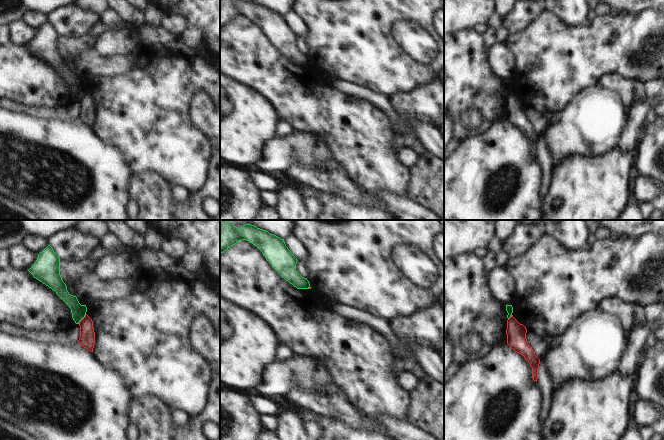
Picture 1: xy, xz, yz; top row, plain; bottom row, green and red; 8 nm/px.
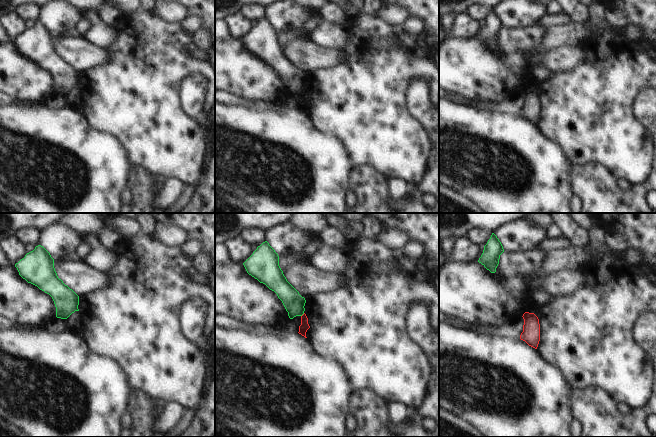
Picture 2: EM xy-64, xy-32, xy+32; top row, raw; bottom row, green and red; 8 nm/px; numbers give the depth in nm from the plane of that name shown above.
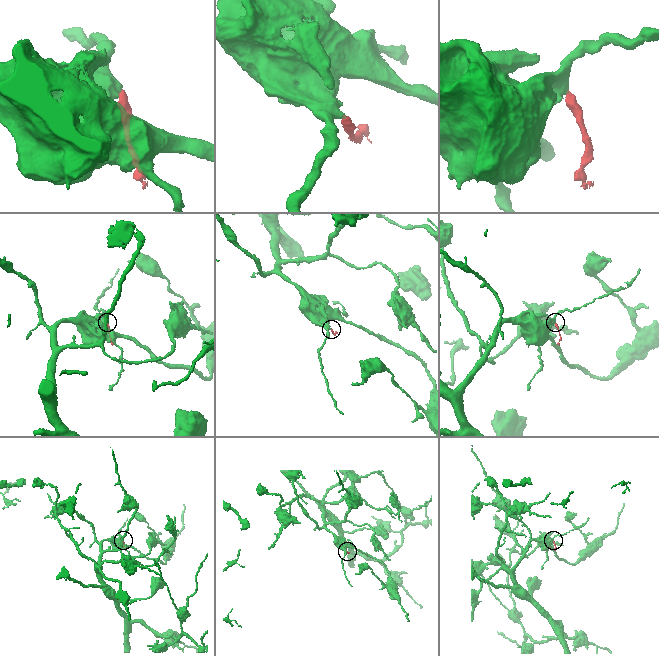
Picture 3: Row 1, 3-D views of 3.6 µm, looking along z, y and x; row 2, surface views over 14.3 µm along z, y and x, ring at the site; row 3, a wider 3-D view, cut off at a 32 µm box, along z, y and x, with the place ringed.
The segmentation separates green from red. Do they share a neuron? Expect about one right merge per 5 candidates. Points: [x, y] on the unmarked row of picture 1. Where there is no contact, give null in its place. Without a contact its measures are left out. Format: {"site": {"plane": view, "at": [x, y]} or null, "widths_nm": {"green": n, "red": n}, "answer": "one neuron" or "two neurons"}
{"site": {"plane": "xy", "at": [82, 94]}, "widths_nm": {"green": 120, "red": 130}, "answer": "two neurons"}

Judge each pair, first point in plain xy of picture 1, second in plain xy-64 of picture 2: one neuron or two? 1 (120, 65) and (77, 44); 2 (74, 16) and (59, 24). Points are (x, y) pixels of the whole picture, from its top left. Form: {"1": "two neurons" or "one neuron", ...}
{"1": "one neuron", "2": "one neuron"}

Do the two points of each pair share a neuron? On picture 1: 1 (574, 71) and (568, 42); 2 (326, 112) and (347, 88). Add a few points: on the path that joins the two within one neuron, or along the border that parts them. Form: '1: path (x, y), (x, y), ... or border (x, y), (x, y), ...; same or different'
1: path (572, 64), (572, 52), (569, 49); same
2: border (329, 83), (344, 94), (364, 100); different

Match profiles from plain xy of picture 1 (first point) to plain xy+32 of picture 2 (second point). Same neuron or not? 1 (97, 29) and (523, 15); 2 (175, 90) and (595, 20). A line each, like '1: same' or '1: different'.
1: different
2: different

